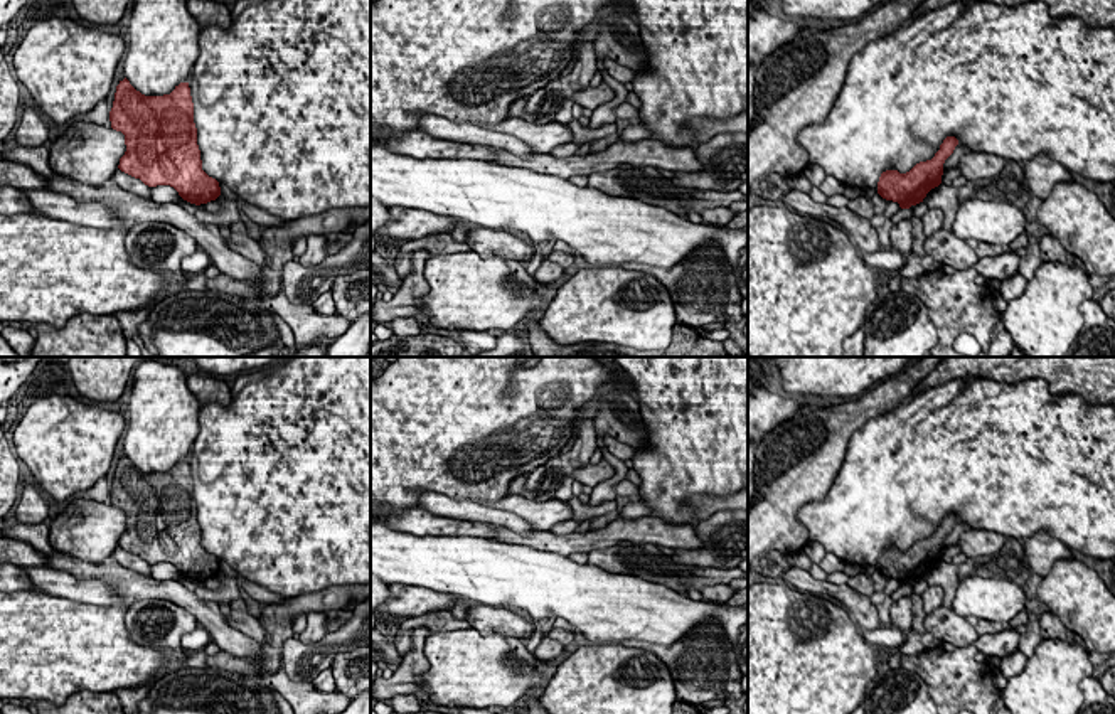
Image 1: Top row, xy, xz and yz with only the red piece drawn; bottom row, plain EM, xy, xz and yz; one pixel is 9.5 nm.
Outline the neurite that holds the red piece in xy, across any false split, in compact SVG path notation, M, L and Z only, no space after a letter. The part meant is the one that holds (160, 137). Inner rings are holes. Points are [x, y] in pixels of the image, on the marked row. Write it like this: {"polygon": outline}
{"polygon": "M125 77L116 86L109 121L125 135L121 172L148 187L170 185L195 205L221 195L219 182L202 170L189 83L170 94L145 96Z"}

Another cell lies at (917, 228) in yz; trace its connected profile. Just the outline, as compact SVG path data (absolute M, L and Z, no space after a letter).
M911 216L911 253L916 256L925 256L925 234L923 234L923 224L920 217Z

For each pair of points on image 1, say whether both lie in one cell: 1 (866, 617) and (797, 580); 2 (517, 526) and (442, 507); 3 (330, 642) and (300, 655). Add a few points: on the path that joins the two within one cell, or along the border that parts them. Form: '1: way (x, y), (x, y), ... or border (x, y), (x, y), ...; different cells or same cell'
1: way (851, 600), (841, 591), (814, 586); same cell
2: way (499, 517), (460, 509); same cell
3: way (324, 649), (317, 655), (307, 655); same cell

